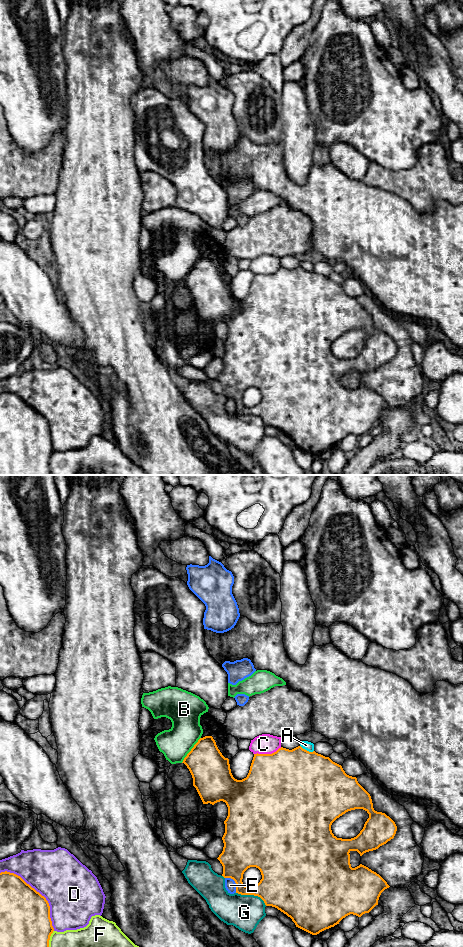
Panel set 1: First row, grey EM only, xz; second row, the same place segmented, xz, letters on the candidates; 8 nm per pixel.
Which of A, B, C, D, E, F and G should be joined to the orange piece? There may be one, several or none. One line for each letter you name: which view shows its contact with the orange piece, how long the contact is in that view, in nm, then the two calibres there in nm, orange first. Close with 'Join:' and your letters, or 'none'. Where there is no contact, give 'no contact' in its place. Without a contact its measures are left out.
Join: none

